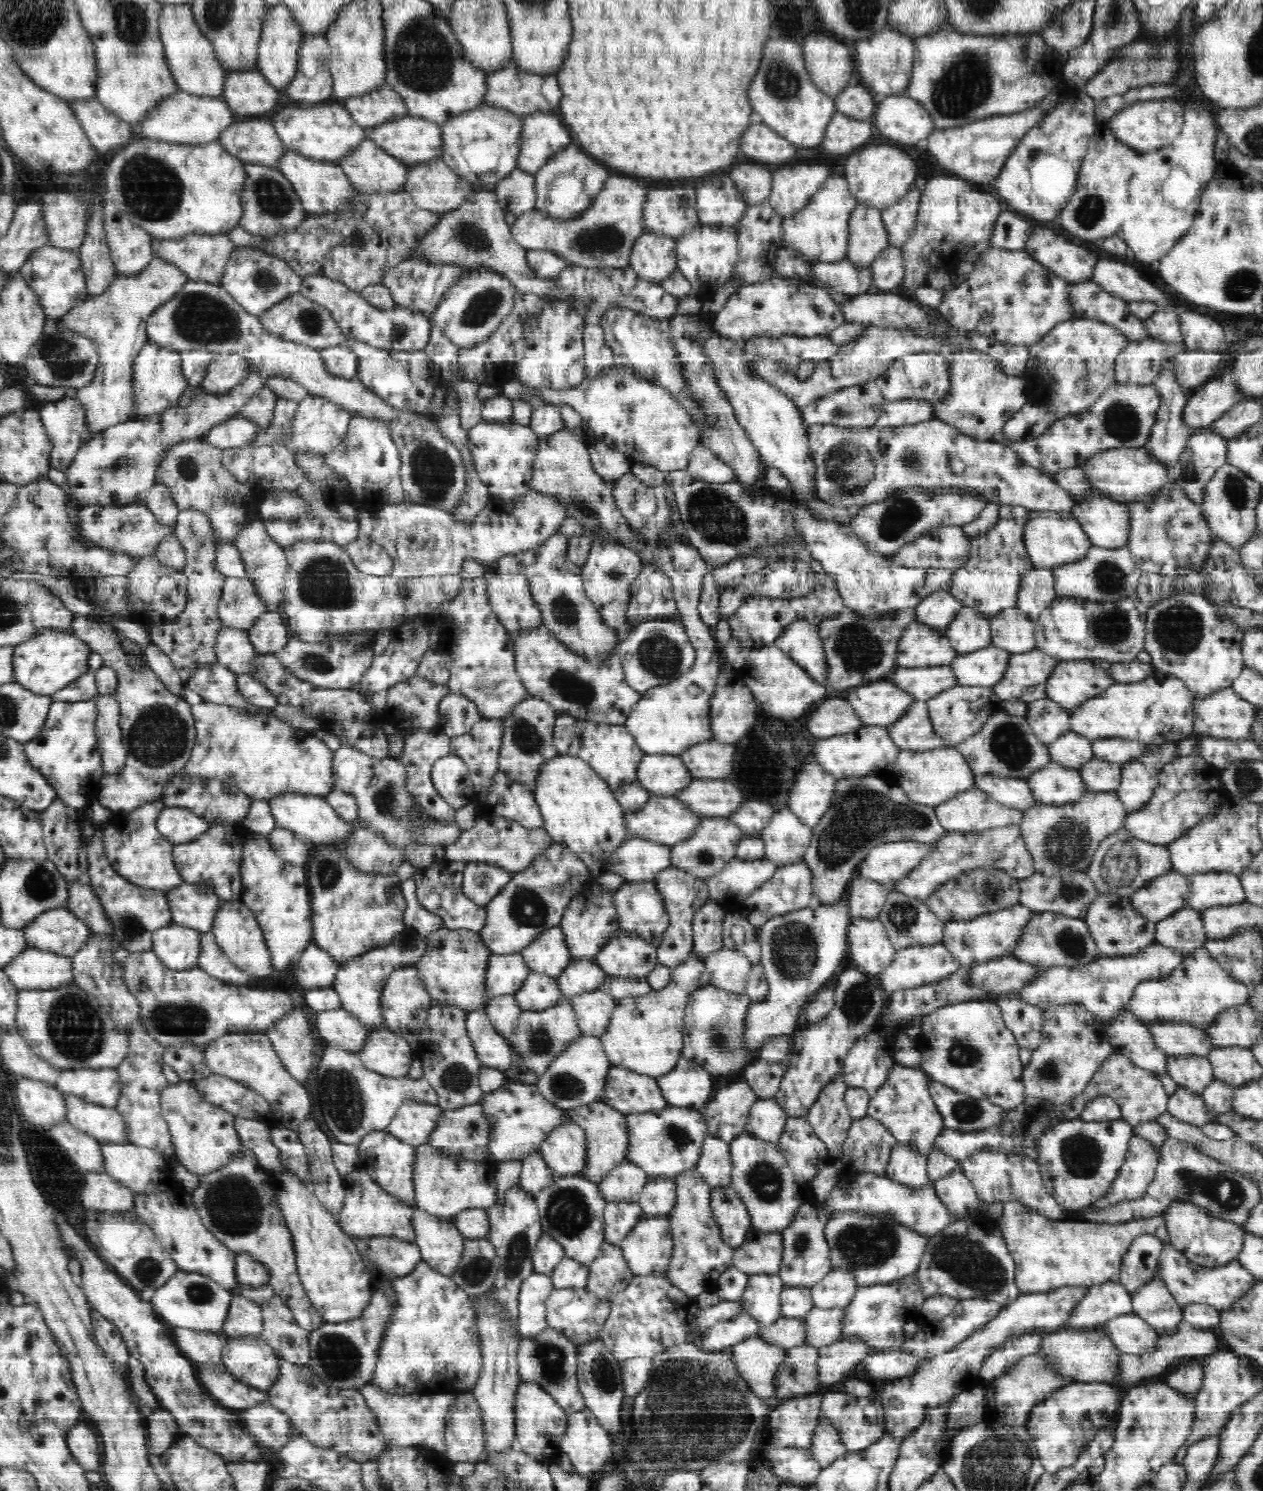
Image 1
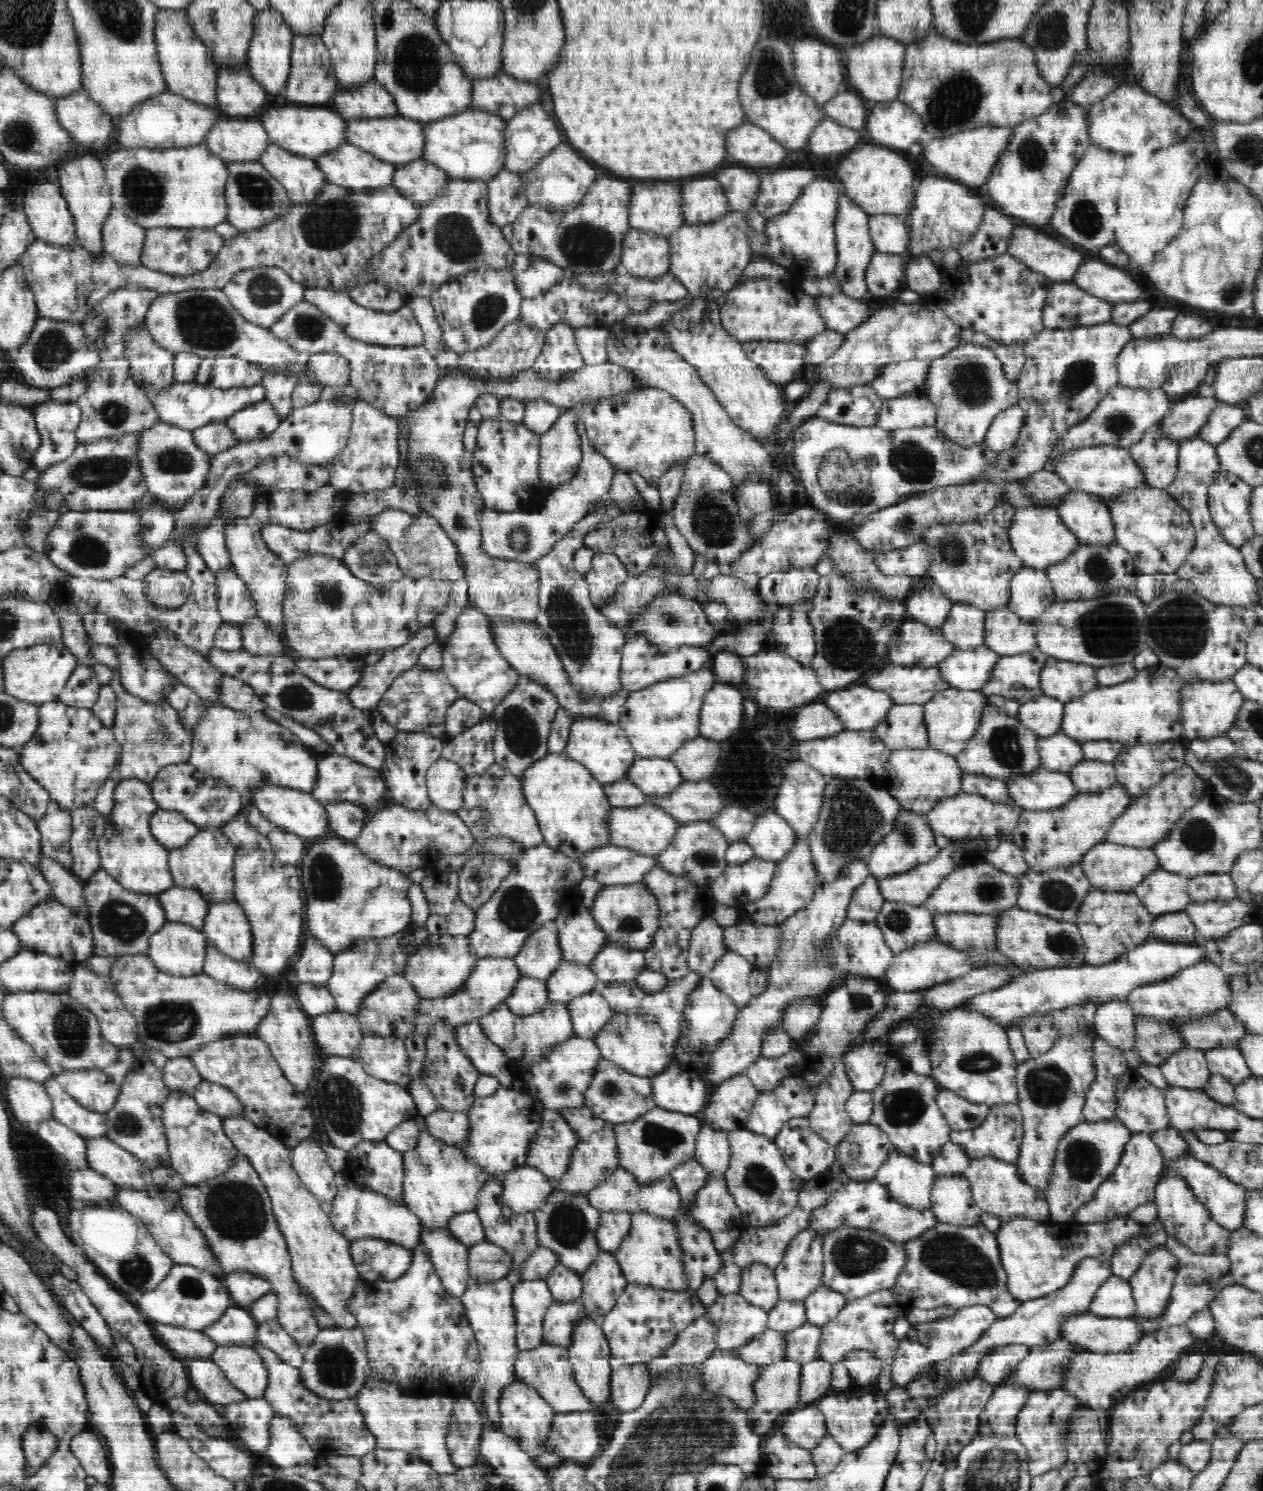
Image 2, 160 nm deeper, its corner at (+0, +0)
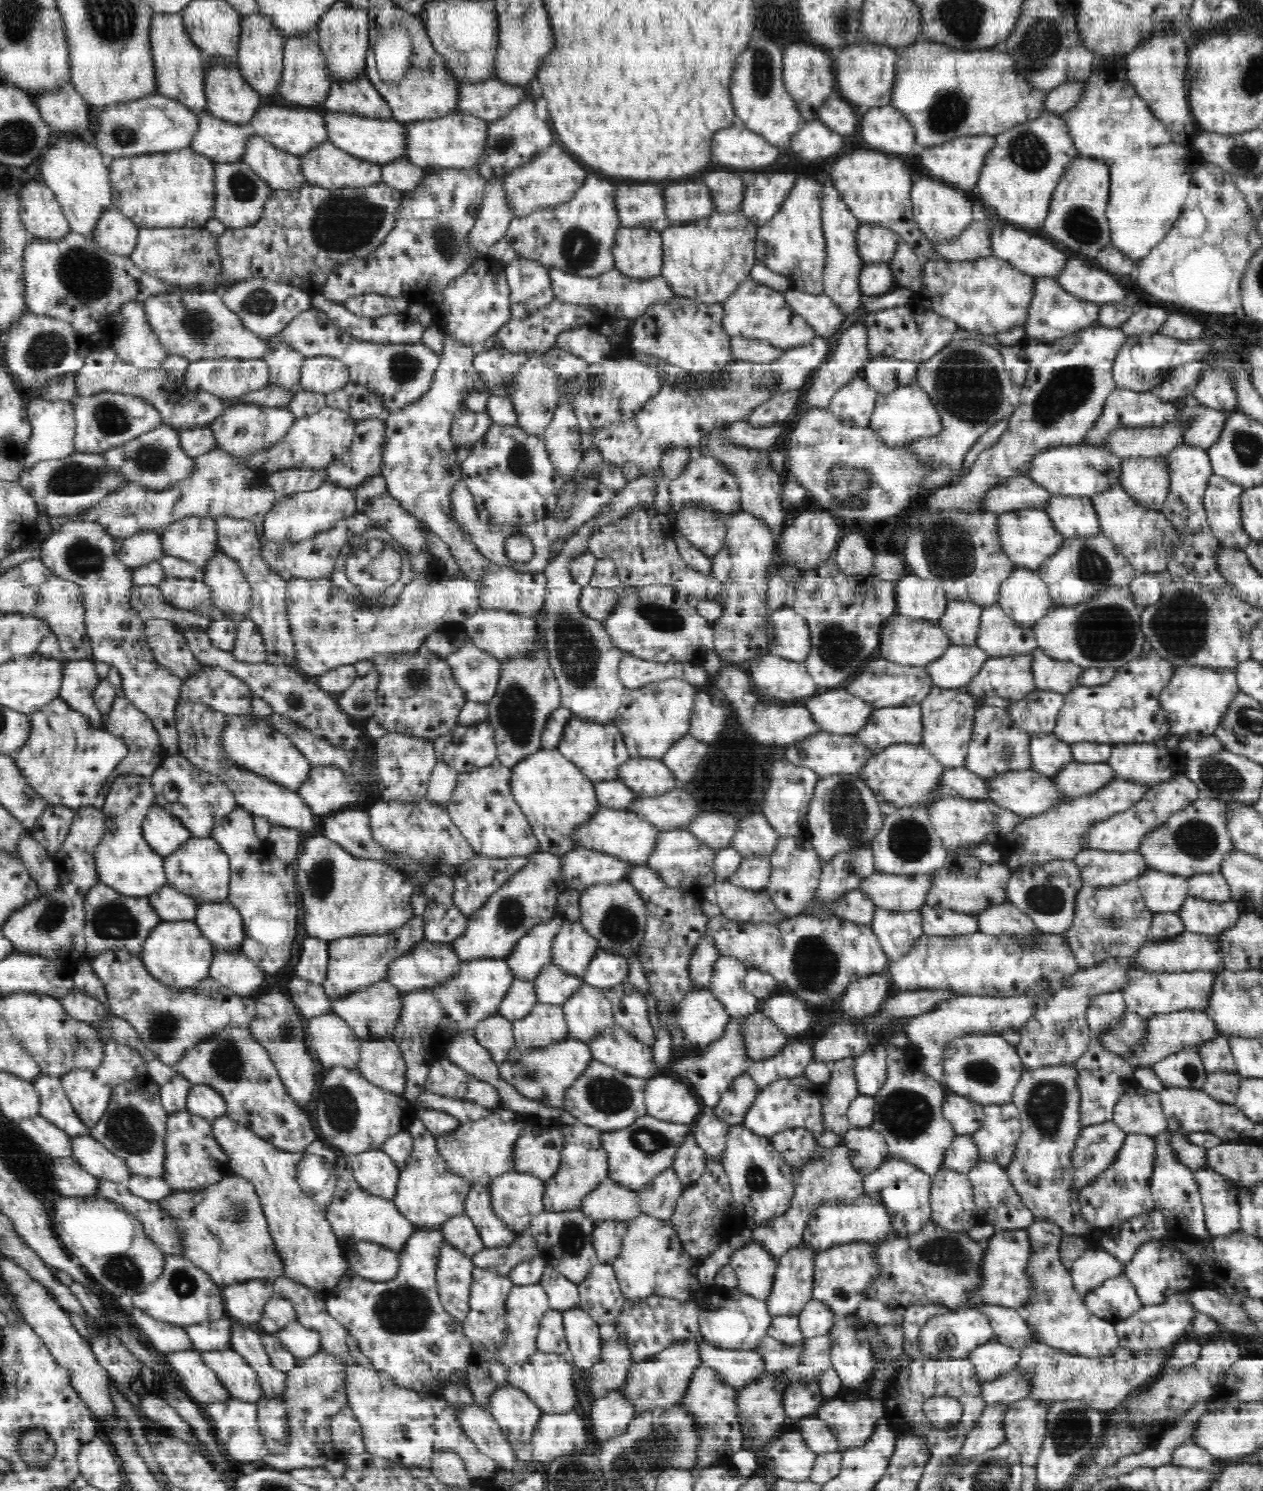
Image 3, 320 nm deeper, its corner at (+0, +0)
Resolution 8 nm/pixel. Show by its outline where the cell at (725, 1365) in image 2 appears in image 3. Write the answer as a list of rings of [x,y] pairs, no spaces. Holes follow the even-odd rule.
[[[700,1365],[694,1371],[687,1392],[680,1403],[685,1411],[689,1412],[699,1432],[699,1443],[695,1450],[697,1452],[696,1471],[727,1462],[741,1449],[745,1436],[742,1434],[738,1420],[736,1396],[738,1396],[738,1390],[724,1384],[722,1377],[715,1374],[715,1370]]]

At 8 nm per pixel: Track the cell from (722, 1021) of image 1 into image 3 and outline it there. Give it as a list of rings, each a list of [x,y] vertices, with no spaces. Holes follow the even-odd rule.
[[[694,988],[687,992],[676,1011],[675,1027],[670,1030],[672,1036],[671,1050],[674,1059],[684,1058],[690,1053],[699,1053],[702,1048],[719,1040],[732,1018],[725,1006],[709,988]]]

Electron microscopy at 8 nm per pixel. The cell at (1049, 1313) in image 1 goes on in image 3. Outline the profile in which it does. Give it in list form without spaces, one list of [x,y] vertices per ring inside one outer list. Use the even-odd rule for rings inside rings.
[[[1095,1247],[1080,1256],[1070,1270],[1075,1292],[1084,1297],[1106,1280],[1125,1273],[1125,1266],[1112,1254]]]

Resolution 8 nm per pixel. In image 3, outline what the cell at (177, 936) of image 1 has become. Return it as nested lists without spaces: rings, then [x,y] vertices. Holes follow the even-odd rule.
[[[162,921],[150,931],[138,955],[146,970],[156,980],[170,988],[184,990],[209,977],[215,951],[215,946],[194,921]]]

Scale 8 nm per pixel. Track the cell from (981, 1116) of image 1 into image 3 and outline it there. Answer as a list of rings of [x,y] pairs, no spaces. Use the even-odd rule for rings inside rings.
[[[948,1093],[945,1096],[942,1114],[953,1126],[957,1136],[974,1134],[982,1126],[985,1115],[983,1104],[974,1103],[955,1093]]]

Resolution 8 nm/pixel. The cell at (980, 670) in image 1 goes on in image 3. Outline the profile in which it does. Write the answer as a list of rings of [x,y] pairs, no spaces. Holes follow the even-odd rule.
[[[950,645],[944,654],[925,664],[933,686],[945,689],[961,689],[980,672],[989,654],[976,645]]]

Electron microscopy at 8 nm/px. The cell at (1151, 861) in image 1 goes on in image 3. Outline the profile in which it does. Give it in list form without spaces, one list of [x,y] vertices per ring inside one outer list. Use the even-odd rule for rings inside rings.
[[[1082,849],[1073,861],[1080,869],[1084,884],[1093,887],[1111,887],[1136,880],[1148,870],[1142,853],[1106,852]]]

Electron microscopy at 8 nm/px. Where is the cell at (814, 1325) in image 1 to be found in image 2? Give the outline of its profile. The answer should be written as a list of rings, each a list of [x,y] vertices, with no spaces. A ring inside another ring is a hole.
[[[806,1322],[798,1329],[790,1330],[783,1336],[785,1351],[783,1359],[800,1362],[802,1365],[814,1360],[821,1343],[821,1329]]]

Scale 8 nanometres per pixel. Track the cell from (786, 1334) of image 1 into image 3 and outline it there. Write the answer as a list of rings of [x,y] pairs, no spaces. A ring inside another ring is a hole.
[[[706,1340],[699,1342],[701,1366],[715,1370],[724,1384],[740,1391],[753,1384],[764,1372],[762,1357],[752,1350],[715,1347]]]

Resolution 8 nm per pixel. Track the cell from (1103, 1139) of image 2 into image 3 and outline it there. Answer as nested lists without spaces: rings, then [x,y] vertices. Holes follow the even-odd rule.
[[[1114,1121],[1082,1128],[1070,1158],[1074,1169],[1074,1185],[1078,1192],[1117,1159],[1126,1135]]]

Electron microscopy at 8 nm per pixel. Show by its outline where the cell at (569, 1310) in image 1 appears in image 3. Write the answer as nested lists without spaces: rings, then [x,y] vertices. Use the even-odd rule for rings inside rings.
[[[549,1311],[540,1323],[537,1336],[537,1351],[564,1354],[569,1346],[564,1332],[564,1312]]]

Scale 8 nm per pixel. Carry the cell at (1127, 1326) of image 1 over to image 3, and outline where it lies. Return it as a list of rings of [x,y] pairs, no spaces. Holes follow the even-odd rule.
[[[1036,1220],[1025,1229],[1034,1246],[1034,1256],[1030,1256],[1026,1268],[1026,1277],[1034,1292],[1031,1295],[1033,1299],[1023,1307],[1028,1314],[1028,1329],[1036,1334],[1033,1336],[1034,1342],[1078,1356],[1096,1358],[1110,1355],[1119,1347],[1116,1326],[1108,1320],[1096,1317],[1086,1307],[1085,1298],[1075,1292],[1072,1276],[1062,1266],[1059,1258],[1059,1246],[1064,1234],[1061,1228],[1053,1222]]]

